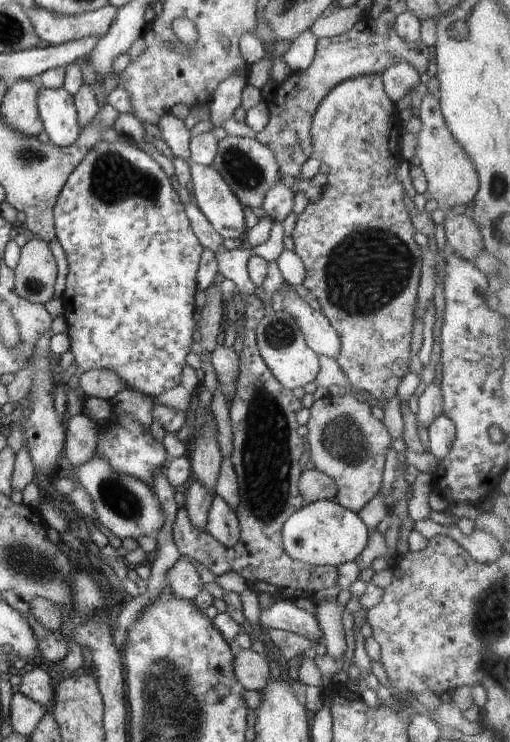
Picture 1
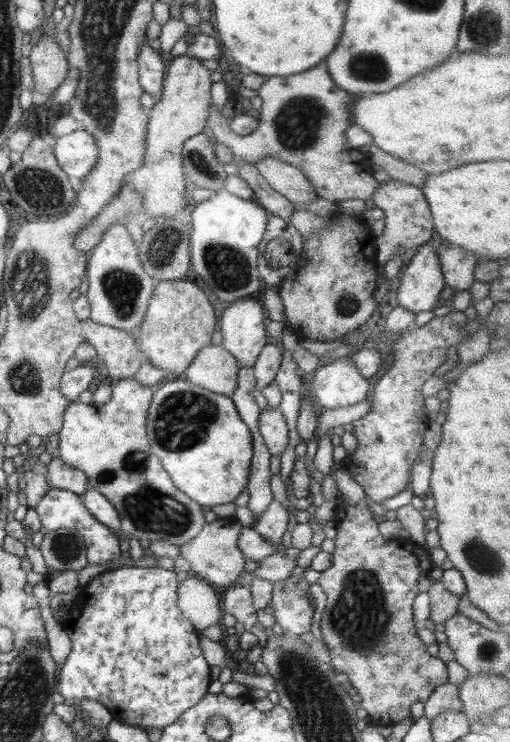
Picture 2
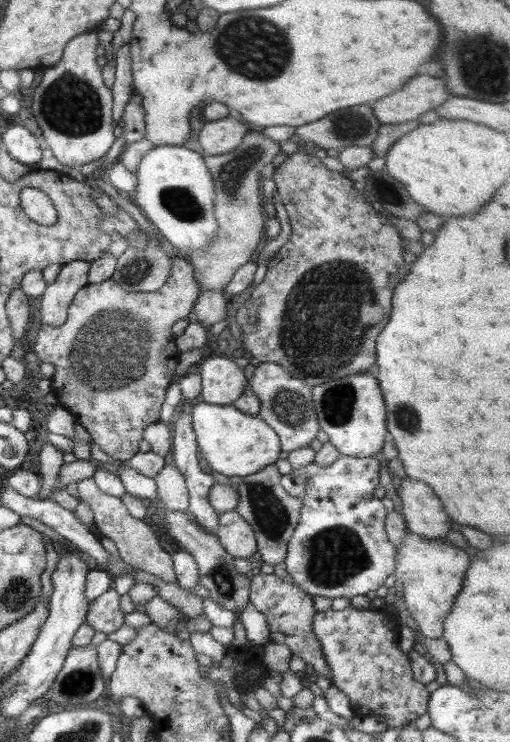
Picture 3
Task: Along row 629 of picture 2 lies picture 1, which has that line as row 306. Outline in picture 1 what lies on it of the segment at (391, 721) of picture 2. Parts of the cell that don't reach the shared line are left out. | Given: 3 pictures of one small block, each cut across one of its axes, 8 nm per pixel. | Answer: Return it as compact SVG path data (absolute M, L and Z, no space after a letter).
M359 76L352 78L335 86L326 98L320 102L316 114L312 117L311 142L313 151L318 154L322 163L330 168L327 178L328 183L323 187L322 195L319 200L310 203L305 210L297 216L295 227L291 234L294 242L294 252L302 259L306 269L306 278L302 284L309 290L310 296L315 297L320 306L323 315L328 319L332 328L338 333L342 348L336 358L336 364L340 366L342 374L346 376L349 385L354 390L364 390L371 394L376 400L386 402L398 394L398 386L402 382L402 377L409 371L413 324L415 321L414 310L417 307L417 288L420 282L422 266L422 250L412 237L415 233L412 225L411 214L406 210L404 198L406 190L402 182L396 176L397 160L400 158L400 152L392 150L392 146L398 146L400 131L403 131L403 124L398 115L397 104L386 94L383 87L381 76Z

